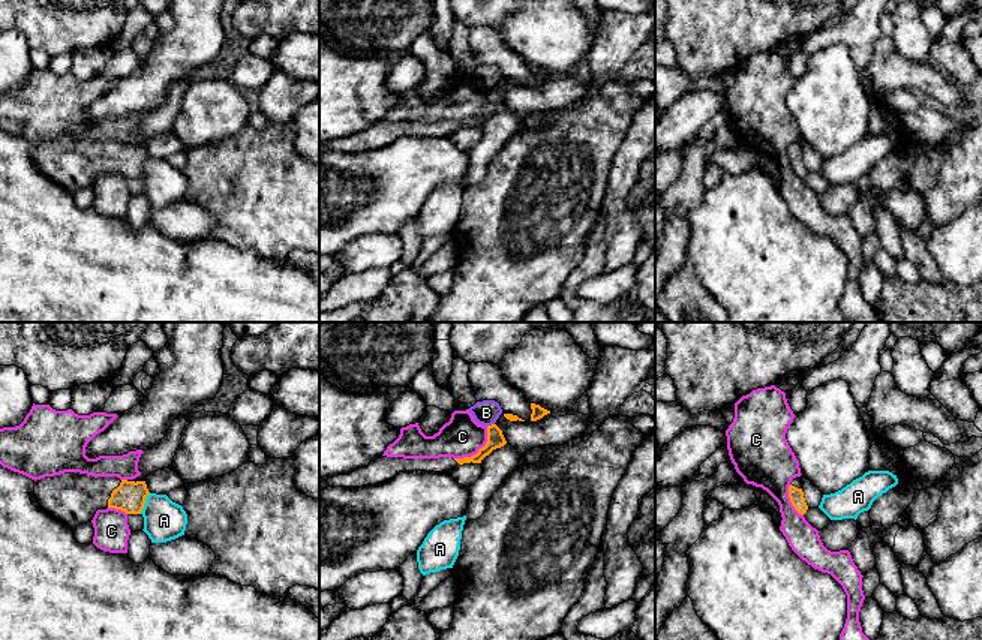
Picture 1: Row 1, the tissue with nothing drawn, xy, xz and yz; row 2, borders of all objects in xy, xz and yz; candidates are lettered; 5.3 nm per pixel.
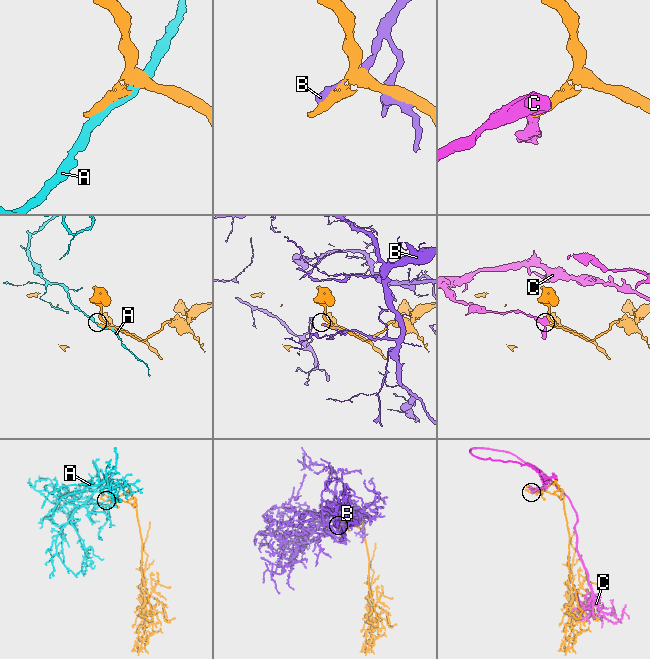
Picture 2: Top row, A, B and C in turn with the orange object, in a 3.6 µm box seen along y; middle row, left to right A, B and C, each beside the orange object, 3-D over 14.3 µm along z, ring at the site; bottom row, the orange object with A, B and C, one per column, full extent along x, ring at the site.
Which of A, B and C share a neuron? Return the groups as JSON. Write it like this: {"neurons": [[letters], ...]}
{"neurons": [["A"], ["B"], ["C"]]}

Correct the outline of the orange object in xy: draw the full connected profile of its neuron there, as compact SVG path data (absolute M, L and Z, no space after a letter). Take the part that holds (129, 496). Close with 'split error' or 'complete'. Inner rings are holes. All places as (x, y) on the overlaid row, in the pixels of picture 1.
M64 472L34 481L40 507L72 529L91 522L97 510L115 508L141 514L150 495L145 481Z; split error

